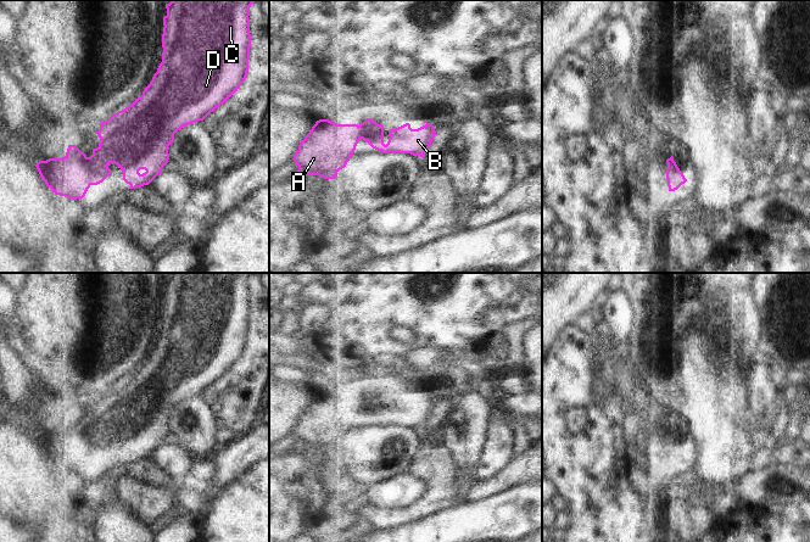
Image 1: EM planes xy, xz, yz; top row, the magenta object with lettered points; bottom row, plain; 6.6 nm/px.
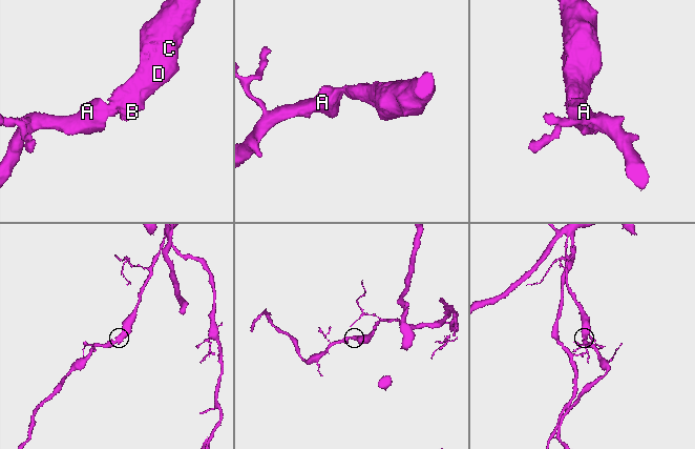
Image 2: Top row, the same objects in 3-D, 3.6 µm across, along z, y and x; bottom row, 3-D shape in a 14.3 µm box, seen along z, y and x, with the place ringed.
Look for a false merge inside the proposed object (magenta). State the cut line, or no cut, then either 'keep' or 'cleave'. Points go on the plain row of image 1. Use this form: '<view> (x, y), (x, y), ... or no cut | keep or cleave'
no cut | keep

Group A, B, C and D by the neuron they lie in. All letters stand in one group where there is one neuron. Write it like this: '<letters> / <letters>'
A B C D

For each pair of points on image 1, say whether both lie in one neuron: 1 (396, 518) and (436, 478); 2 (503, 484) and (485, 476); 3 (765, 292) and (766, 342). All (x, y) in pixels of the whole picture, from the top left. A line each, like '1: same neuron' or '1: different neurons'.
1: same neuron
2: different neurons
3: same neuron

